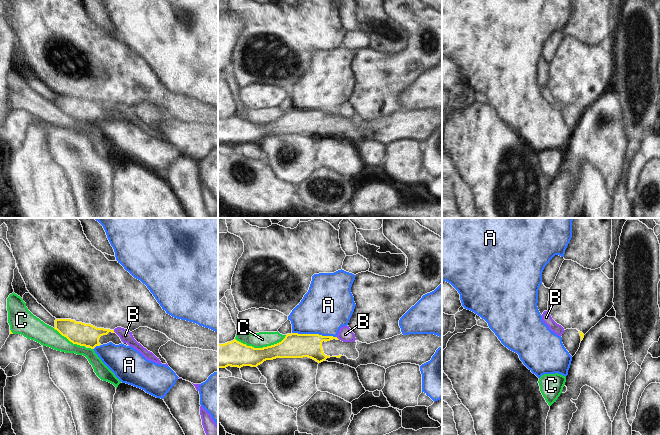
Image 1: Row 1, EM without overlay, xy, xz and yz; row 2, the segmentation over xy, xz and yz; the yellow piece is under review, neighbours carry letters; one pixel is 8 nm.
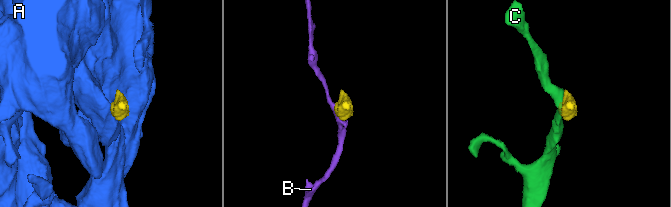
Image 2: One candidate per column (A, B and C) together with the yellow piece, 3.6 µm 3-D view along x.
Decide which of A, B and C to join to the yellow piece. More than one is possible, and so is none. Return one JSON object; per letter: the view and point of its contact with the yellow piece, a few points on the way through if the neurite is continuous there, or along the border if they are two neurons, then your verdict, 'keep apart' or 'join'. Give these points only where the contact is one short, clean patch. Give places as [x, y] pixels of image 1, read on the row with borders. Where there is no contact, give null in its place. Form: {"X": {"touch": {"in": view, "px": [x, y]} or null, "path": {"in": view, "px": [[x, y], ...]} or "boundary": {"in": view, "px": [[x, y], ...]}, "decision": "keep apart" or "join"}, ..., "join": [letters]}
{"A": {"touch": {"in": "xz", "px": [314, 334]}, "boundary": {"in": "xz", "px": [[292, 332], [318, 333], [336, 337]]}, "decision": "keep apart"}, "B": {"touch": {"in": "xy", "px": [113, 331]}, "boundary": {"in": "xy", "px": [[113, 330], [115, 332]]}, "decision": "keep apart"}, "C": {"touch": {"in": "xz", "px": [260, 348]}, "decision": "keep apart"}, "join": []}

